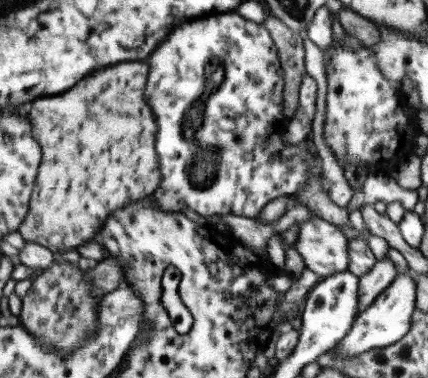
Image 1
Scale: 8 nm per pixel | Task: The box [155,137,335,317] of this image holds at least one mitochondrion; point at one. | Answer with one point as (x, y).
(197, 176)

